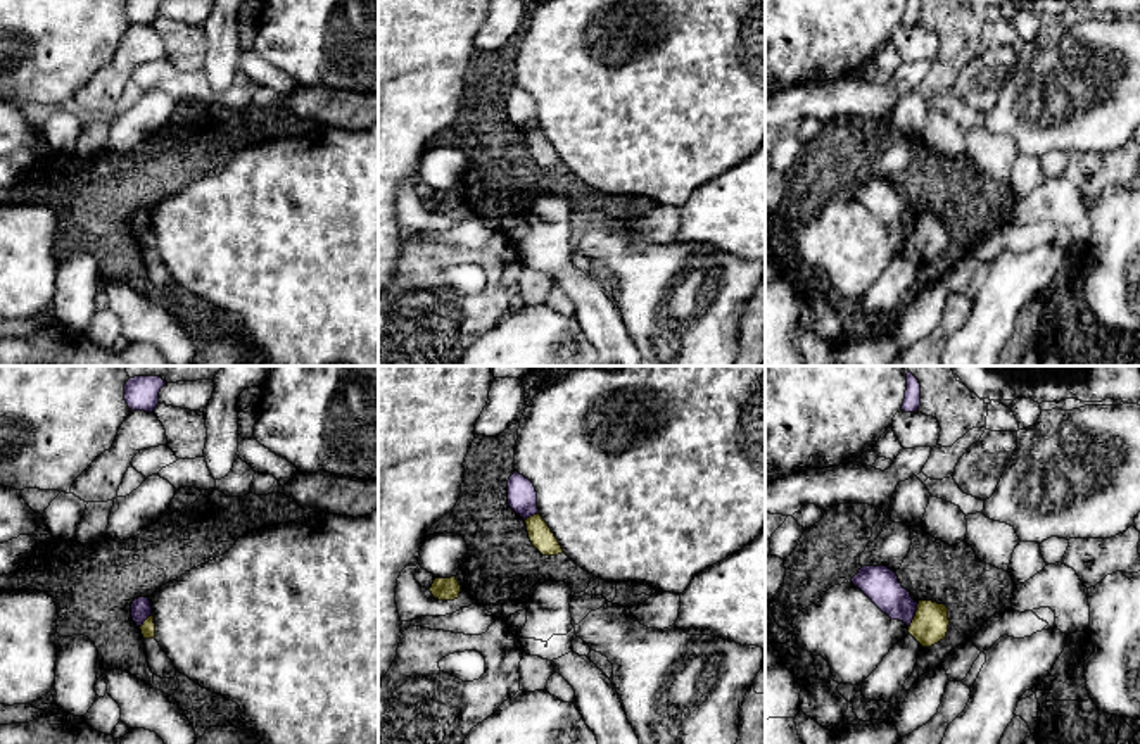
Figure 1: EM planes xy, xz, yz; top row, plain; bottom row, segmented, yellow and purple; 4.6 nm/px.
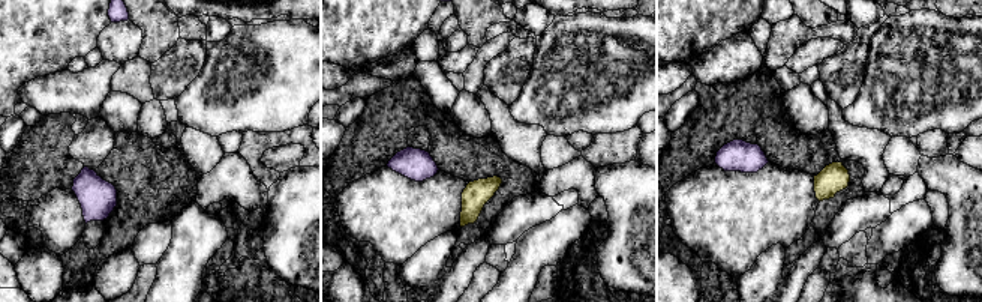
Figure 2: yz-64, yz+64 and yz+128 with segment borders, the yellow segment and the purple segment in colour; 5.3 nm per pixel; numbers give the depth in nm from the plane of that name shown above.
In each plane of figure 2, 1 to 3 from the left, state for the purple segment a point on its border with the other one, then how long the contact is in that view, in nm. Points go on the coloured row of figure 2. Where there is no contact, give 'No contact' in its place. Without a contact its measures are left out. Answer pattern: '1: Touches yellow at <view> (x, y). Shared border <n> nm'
1: No contact
2: No contact
3: No contact

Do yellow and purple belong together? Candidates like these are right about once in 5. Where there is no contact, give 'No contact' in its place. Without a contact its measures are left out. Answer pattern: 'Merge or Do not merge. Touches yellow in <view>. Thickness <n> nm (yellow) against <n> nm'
Do not merge. Touches yellow in yz. Thickness 170 nm (yellow) against 170 nm

